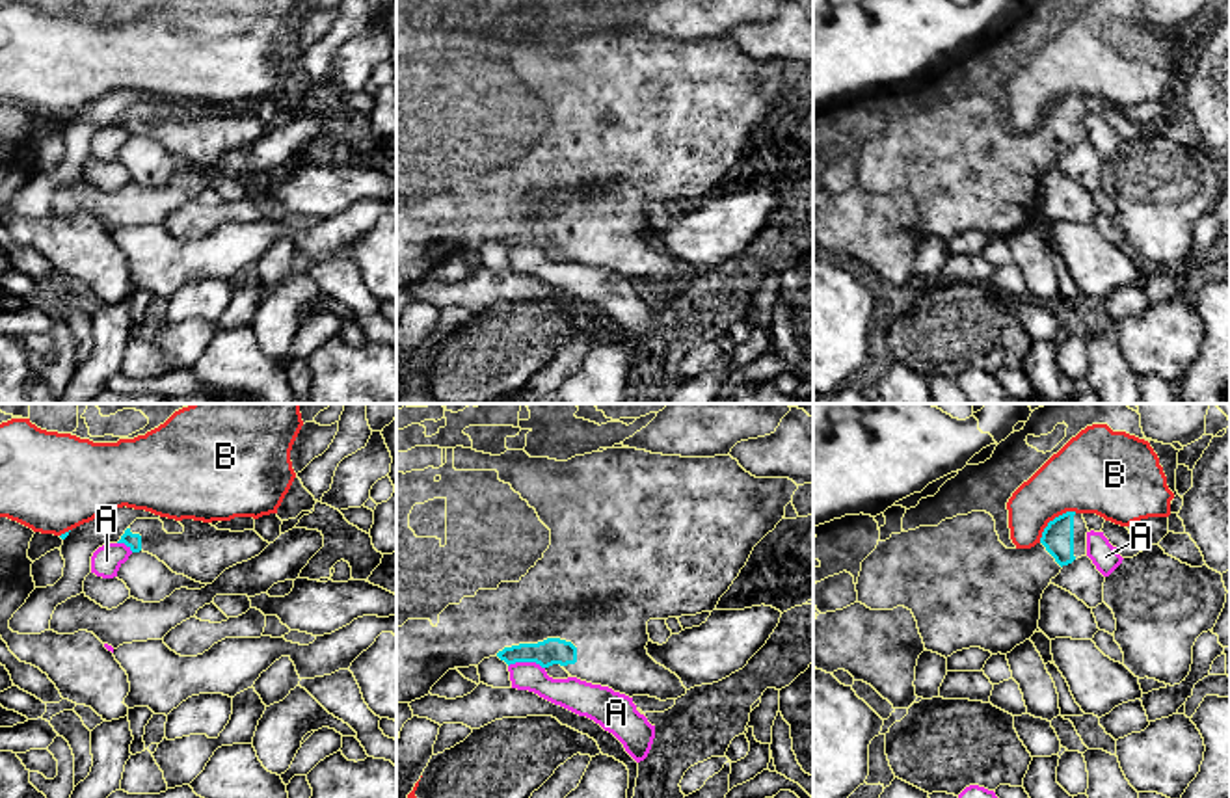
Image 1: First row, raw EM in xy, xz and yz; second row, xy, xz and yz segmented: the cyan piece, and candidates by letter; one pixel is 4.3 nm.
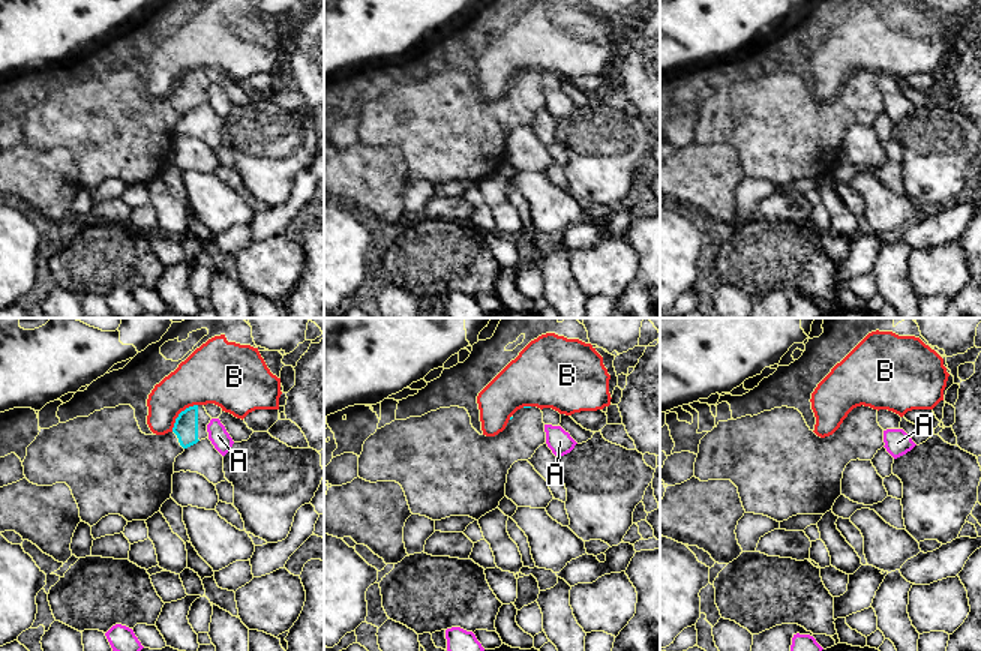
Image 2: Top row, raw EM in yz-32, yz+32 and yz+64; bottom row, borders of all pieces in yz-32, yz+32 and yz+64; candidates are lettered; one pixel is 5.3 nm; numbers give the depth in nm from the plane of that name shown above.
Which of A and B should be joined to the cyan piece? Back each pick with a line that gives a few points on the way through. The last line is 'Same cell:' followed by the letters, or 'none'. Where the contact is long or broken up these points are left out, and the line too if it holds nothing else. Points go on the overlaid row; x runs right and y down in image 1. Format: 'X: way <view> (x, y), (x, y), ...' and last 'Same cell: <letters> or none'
Same cell: none

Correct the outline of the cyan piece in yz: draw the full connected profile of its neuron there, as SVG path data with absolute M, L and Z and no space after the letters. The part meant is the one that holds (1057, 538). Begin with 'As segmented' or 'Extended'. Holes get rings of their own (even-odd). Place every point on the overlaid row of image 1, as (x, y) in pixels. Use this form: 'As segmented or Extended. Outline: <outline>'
Extended. Outline: M971 512L942 521L938 526L891 534L862 562L858 603L871 610L908 608L925 649L942 657L981 647L1007 655L1038 629L1040 599L1061 569L1087 554L1083 513L1066 512L1042 532L1031 549L1007 549L986 512Z

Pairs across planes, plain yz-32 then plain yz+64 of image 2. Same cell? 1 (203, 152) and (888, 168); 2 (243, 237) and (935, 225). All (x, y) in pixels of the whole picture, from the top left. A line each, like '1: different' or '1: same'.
1: different
2: same

